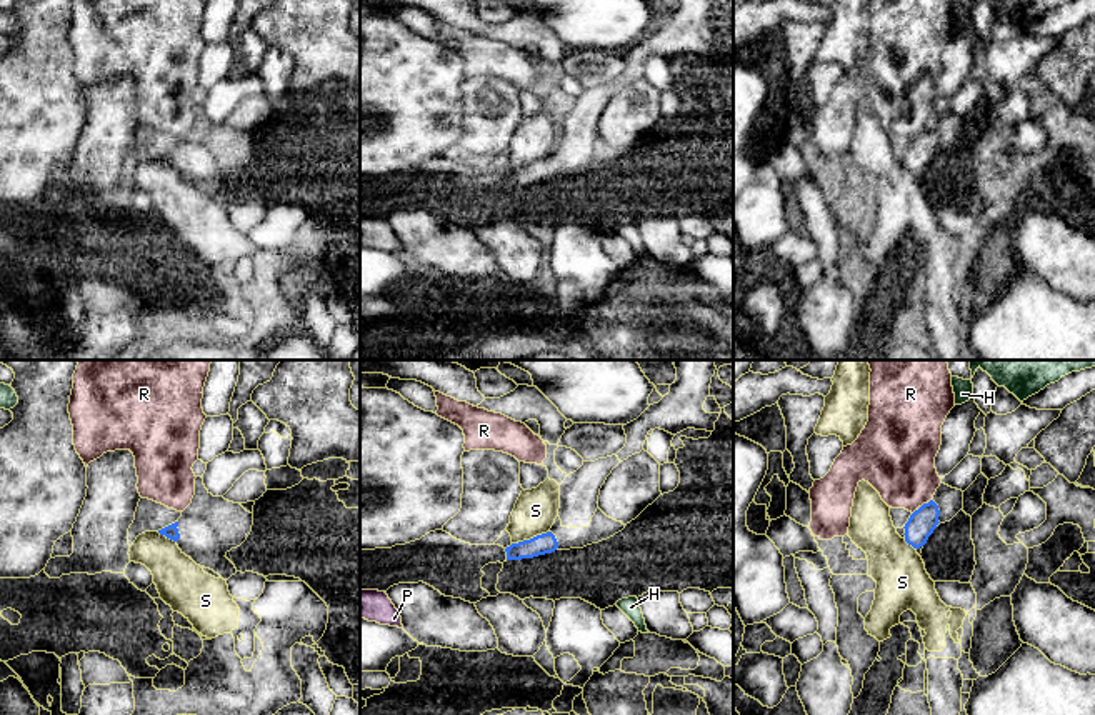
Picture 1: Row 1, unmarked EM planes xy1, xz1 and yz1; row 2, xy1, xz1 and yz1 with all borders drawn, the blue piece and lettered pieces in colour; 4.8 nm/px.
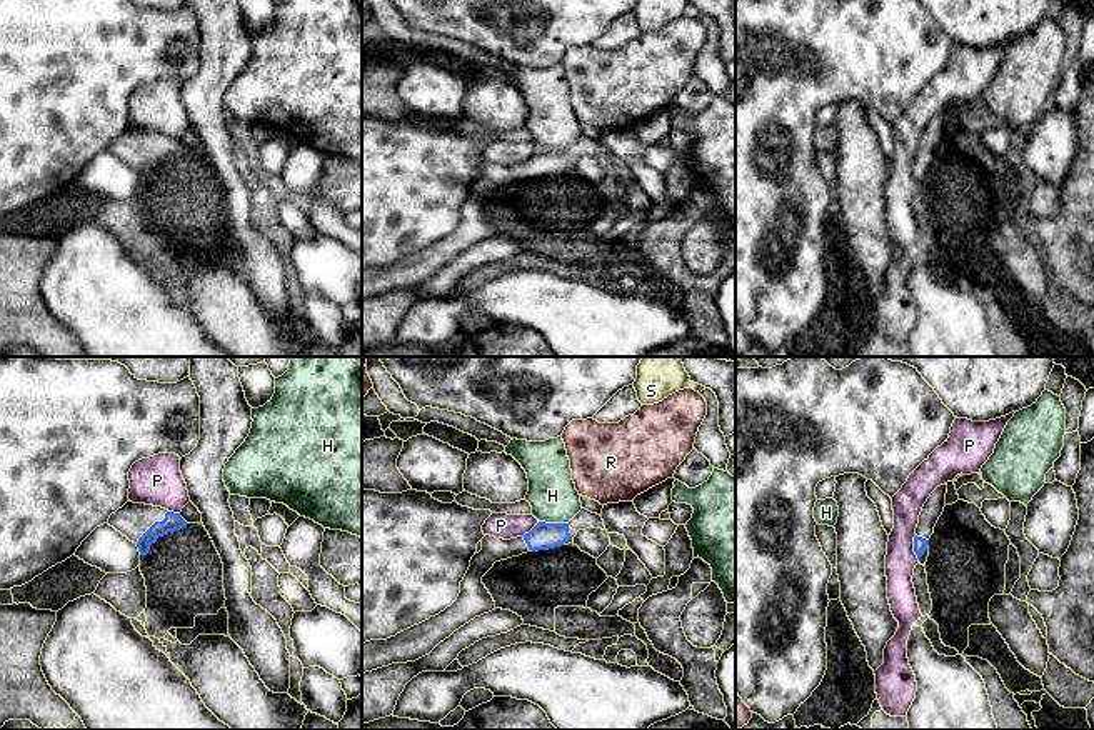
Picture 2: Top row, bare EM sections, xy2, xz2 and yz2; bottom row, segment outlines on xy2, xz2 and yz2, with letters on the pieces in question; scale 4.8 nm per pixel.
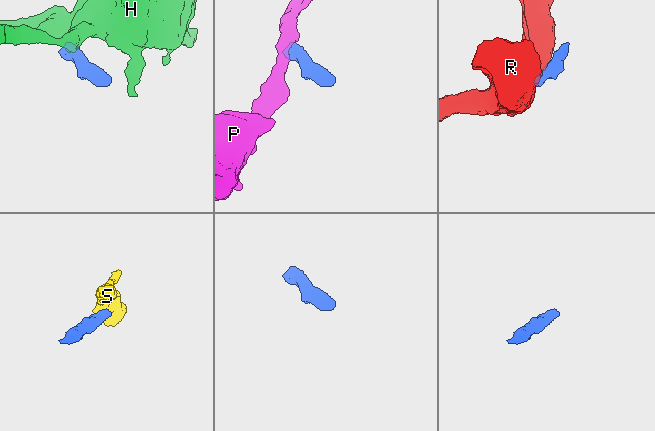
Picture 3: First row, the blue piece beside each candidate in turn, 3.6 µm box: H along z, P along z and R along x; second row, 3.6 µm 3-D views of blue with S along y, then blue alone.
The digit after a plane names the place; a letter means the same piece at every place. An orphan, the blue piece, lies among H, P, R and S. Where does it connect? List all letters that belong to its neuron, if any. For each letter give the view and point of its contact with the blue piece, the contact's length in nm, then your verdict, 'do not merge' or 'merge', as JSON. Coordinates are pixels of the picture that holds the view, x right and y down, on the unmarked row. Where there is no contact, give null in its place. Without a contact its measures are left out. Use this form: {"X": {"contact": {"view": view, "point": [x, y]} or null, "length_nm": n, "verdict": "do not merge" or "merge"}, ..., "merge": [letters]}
{"H": {"contact": {"view": "xz2", "point": [554, 150]}, "length_nm": 140, "verdict": "do not merge"}, "P": {"contact": {"view": "yz2", "point": [914, 174]}, "length_nm": 120, "verdict": "do not merge"}, "R": {"contact": {"view": "yz1", "point": [922, 132]}, "length_nm": 40, "verdict": "do not merge"}, "S": {"contact": {"view": "xz1", "point": [530, 165]}, "length_nm": 200, "verdict": "do not merge"}, "merge": []}

